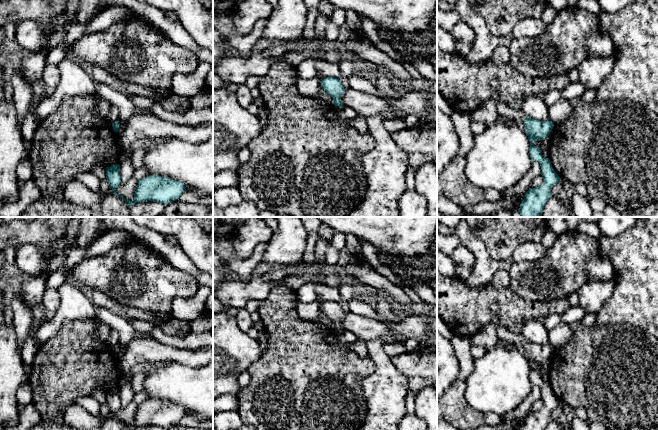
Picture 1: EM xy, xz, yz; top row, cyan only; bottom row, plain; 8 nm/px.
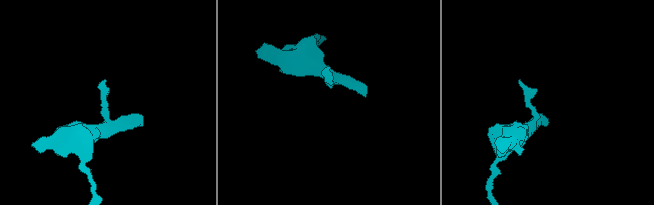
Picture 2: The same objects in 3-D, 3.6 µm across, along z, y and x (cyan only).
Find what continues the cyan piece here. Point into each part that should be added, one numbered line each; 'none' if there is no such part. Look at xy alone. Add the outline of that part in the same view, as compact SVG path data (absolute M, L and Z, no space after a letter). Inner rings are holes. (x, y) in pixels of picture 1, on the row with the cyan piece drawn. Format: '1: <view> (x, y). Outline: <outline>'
none

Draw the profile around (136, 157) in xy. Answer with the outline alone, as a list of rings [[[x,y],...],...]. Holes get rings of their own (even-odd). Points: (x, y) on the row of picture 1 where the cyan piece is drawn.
[[[146,147],[132,150],[128,159],[132,162],[135,169],[143,167],[144,156],[146,154]]]

